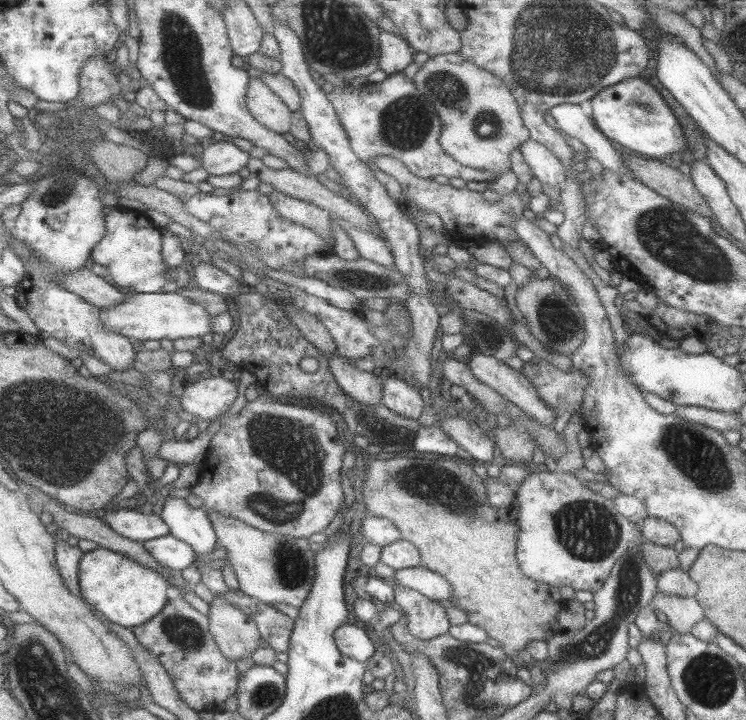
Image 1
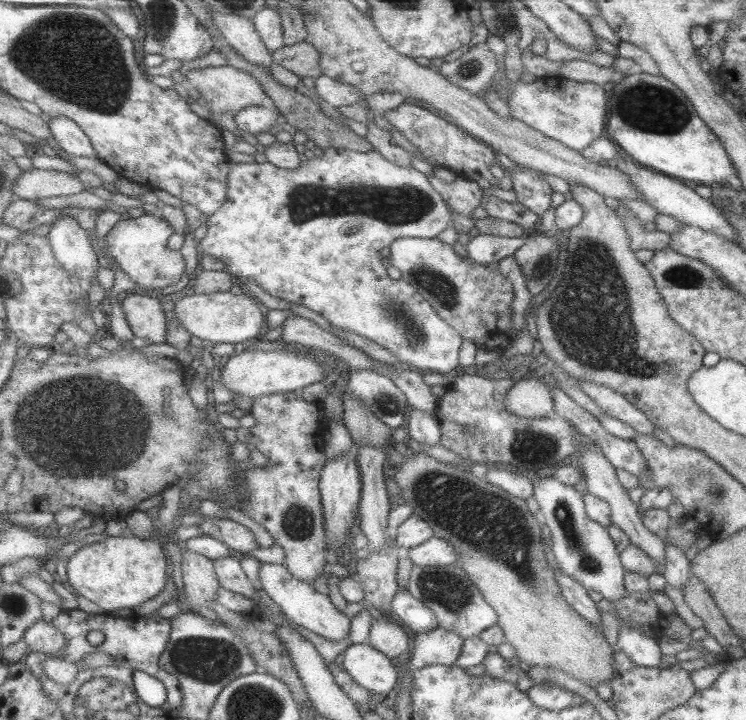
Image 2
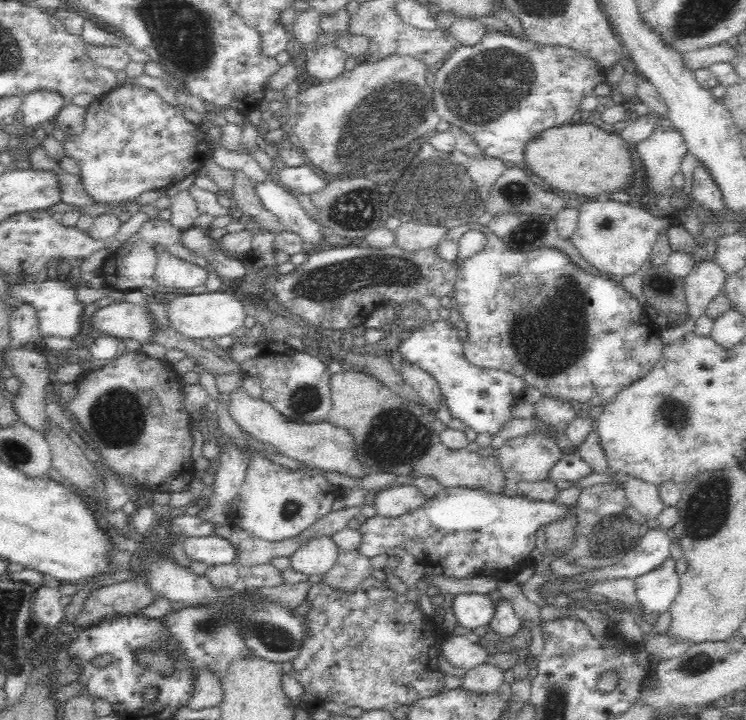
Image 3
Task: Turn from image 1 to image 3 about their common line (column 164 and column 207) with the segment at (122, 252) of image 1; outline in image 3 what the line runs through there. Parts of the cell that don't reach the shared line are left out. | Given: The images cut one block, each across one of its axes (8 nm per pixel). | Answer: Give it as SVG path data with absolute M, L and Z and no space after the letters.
M149 219L140 225L138 232L134 232L122 246L120 245L112 254L110 254L103 263L102 276L106 282L106 285L114 290L129 291L139 290L140 288L155 287L153 284L152 274L155 269L157 261L157 254L155 250L160 248L170 251L170 253L183 258L184 260L200 266L207 272L206 280L194 289L185 288L177 290L177 294L186 295L188 292L196 293L211 293L218 292L222 288L222 278L212 267L212 263L208 260L206 255L194 249L188 247L183 241L184 228L180 228L172 221L166 221L163 219Z

